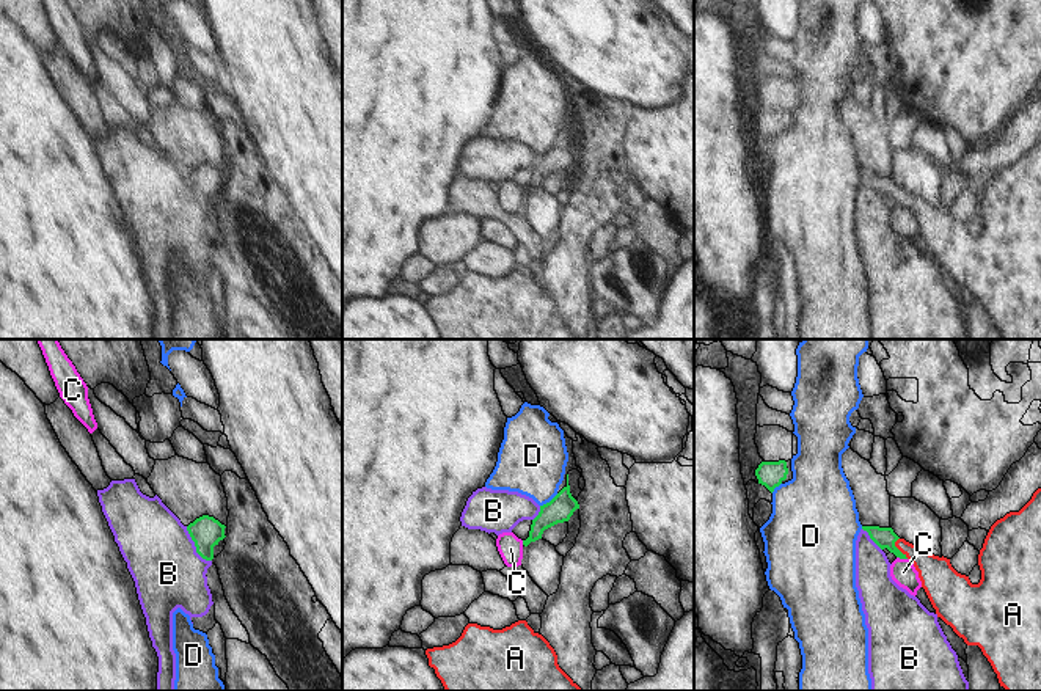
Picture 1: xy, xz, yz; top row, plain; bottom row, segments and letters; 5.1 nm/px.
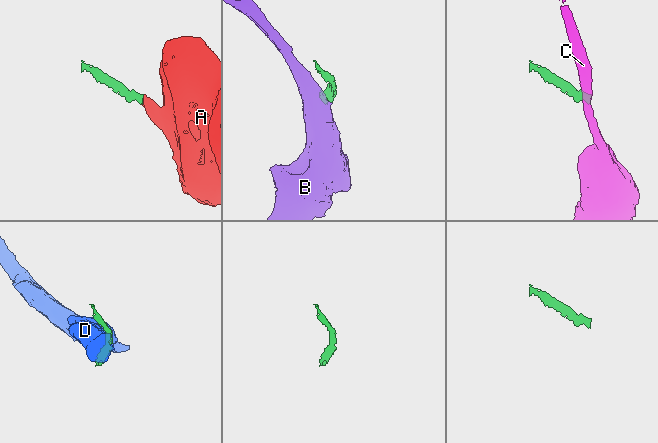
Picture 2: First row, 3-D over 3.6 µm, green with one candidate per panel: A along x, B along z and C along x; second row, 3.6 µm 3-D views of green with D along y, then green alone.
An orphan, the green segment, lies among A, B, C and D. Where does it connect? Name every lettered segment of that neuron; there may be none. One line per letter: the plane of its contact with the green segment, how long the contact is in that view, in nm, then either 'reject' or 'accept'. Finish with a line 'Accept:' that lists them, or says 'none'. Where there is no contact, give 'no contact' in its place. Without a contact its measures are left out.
A: contact in yz; length 120 nm; accept
B: contact in xy; length 220 nm; reject
C: contact in yz; length 60 nm; reject
D: contact in xz; length 120 nm; reject
Accept: A

